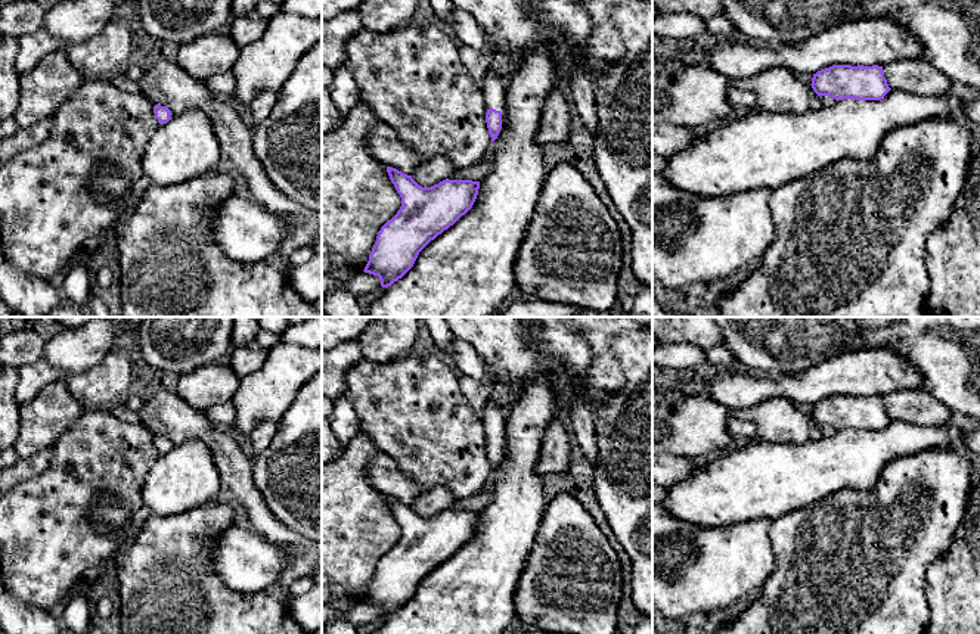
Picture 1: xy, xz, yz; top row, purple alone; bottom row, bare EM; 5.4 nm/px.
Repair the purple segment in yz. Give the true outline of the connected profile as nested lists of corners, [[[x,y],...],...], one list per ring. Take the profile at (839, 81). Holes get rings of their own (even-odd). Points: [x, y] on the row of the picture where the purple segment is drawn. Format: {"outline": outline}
{"outline": [[[832,65],[813,74],[812,88],[818,96],[832,99],[881,100],[891,90],[883,66]]]}

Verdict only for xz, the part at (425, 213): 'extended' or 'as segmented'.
as segmented

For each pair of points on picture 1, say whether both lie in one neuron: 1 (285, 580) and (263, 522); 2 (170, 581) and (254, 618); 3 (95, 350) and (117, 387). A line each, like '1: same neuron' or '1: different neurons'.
1: same neuron
2: same neuron
3: different neurons

